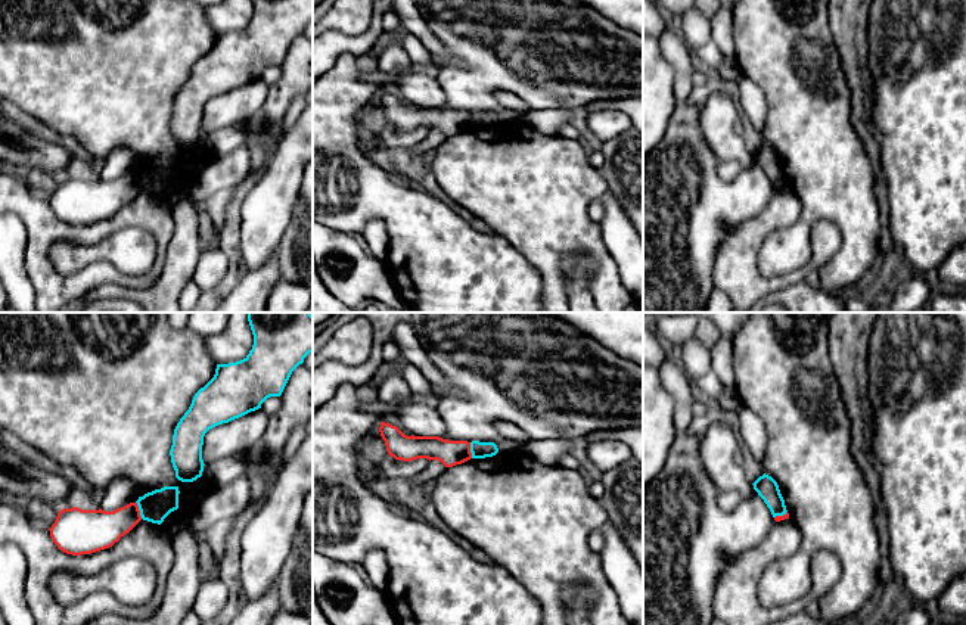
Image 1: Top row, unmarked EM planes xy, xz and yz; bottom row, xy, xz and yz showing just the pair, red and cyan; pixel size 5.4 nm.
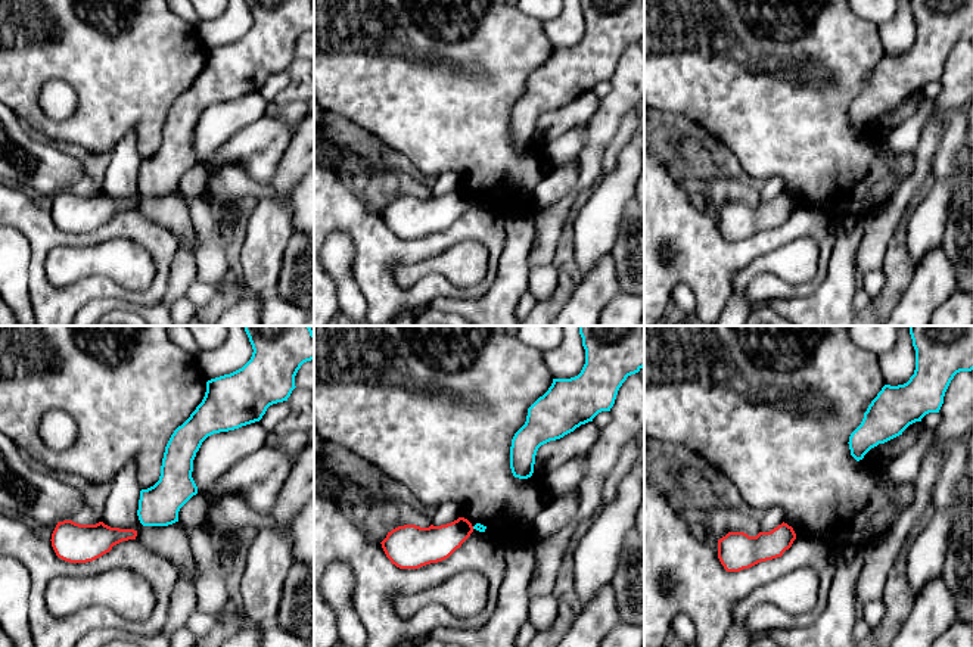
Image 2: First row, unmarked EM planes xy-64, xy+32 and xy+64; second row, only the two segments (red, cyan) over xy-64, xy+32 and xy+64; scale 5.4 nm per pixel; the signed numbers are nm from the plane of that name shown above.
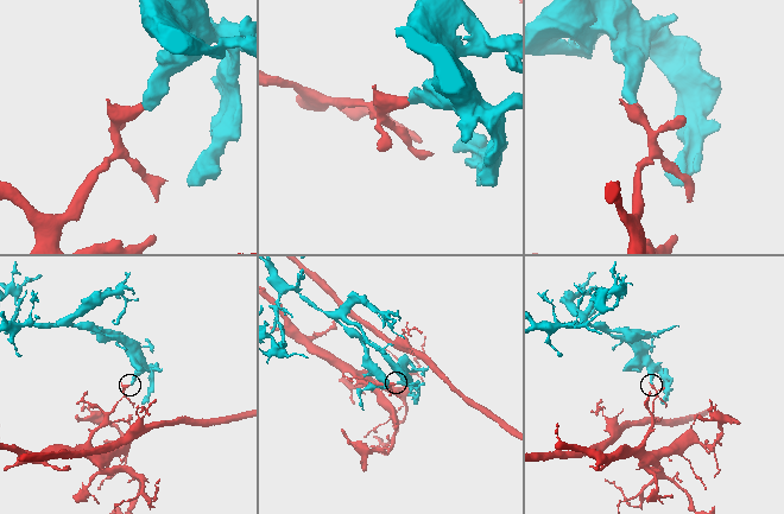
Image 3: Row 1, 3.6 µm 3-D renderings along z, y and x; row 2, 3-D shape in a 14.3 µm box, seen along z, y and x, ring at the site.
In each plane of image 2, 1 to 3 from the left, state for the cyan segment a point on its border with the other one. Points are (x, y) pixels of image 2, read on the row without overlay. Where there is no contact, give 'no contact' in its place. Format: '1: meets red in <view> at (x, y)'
1: no contact
2: no contact
3: no contact

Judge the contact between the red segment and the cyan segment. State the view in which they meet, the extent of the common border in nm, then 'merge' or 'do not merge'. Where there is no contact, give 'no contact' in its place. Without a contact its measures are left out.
contact in xy; length 100 nm; do not merge

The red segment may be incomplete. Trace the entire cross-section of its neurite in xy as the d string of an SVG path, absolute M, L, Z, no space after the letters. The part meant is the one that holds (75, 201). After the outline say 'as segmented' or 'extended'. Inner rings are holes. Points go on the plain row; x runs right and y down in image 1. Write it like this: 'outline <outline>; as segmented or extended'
outline M137 172L114 181L63 178L52 195L53 212L66 224L91 224L112 217L142 190Z; as segmented

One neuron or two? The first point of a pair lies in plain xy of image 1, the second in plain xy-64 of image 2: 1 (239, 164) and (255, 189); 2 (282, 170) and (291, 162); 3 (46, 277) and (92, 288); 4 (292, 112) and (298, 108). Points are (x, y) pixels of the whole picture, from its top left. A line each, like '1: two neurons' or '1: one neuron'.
1: one neuron
2: one neuron
3: one neuron
4: one neuron

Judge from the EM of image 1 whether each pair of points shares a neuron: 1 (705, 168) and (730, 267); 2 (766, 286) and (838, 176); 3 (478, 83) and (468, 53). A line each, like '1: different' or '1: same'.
1: different
2: different
3: same

